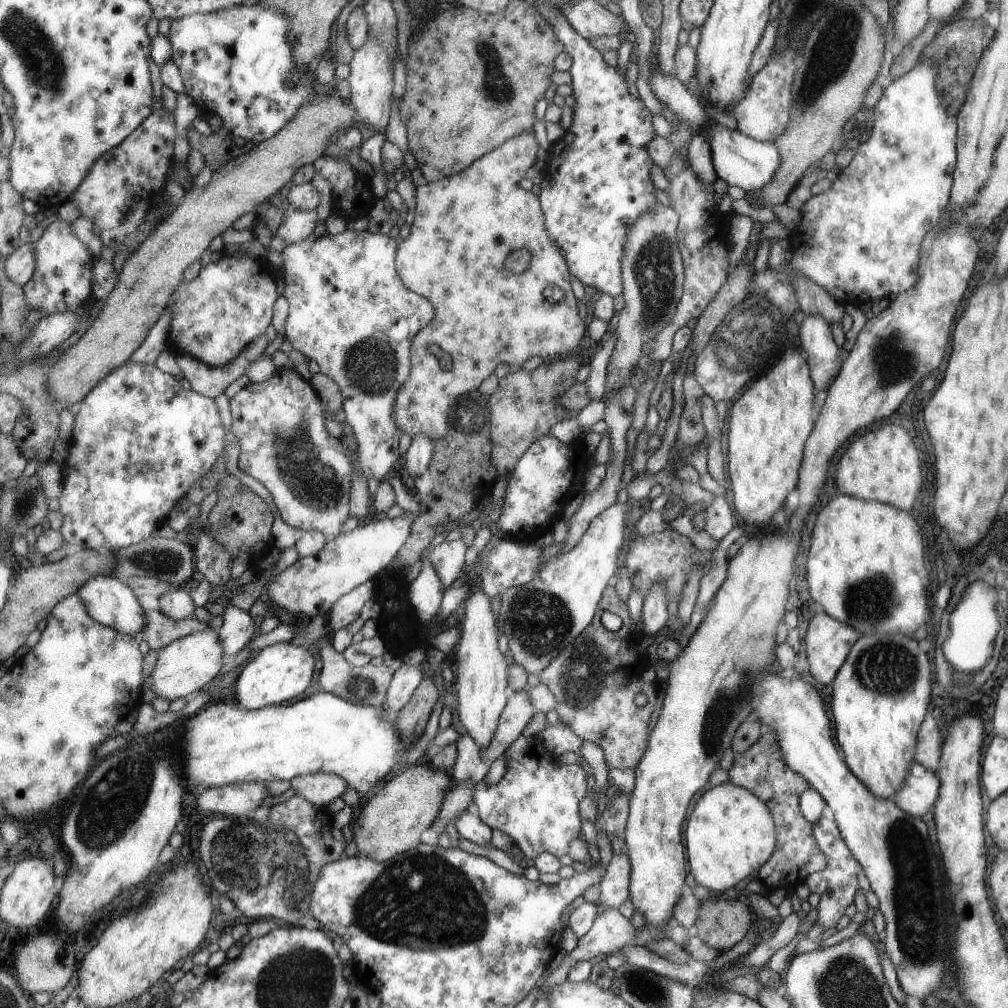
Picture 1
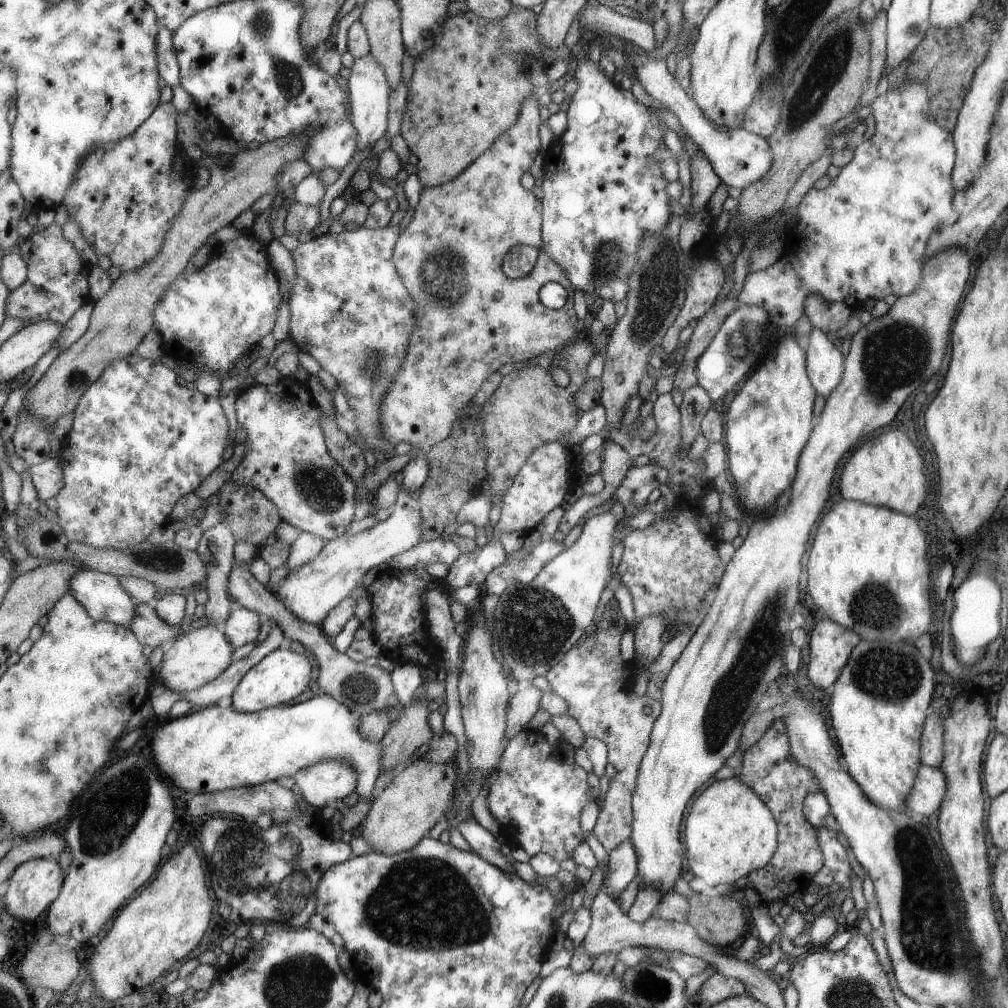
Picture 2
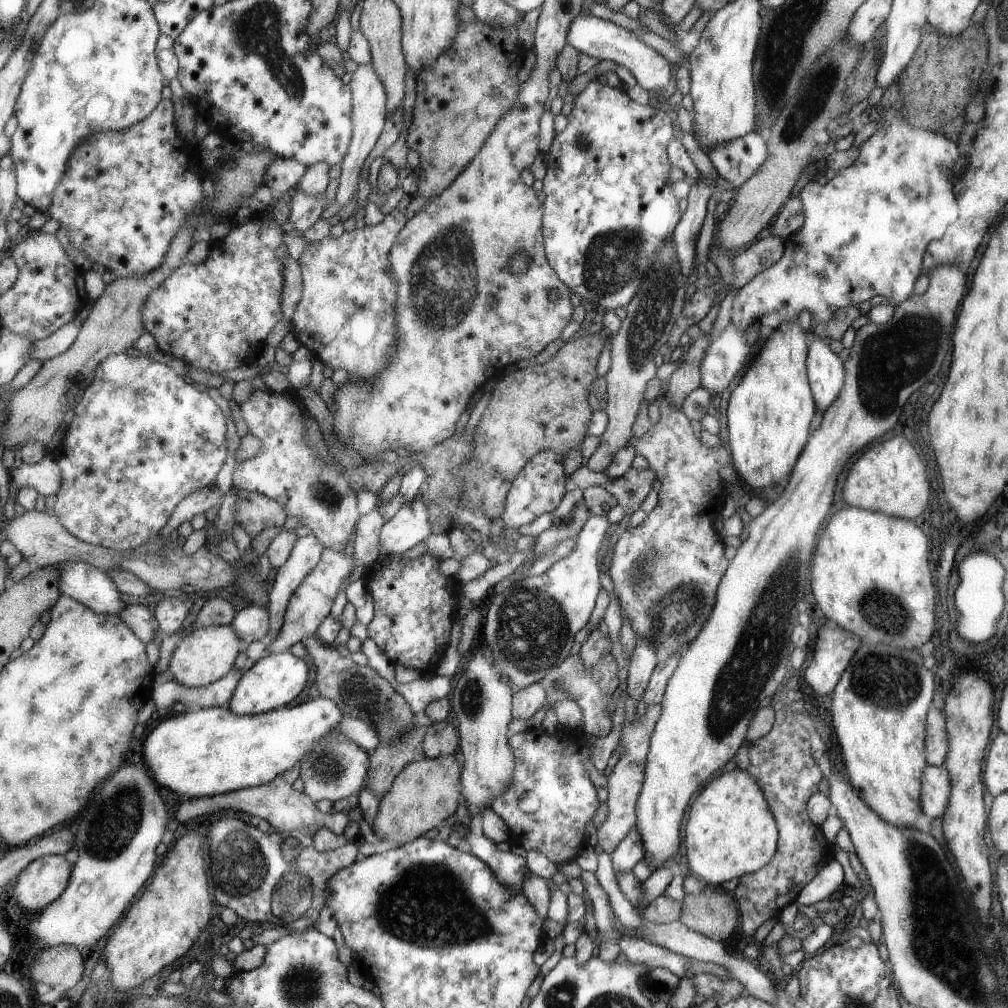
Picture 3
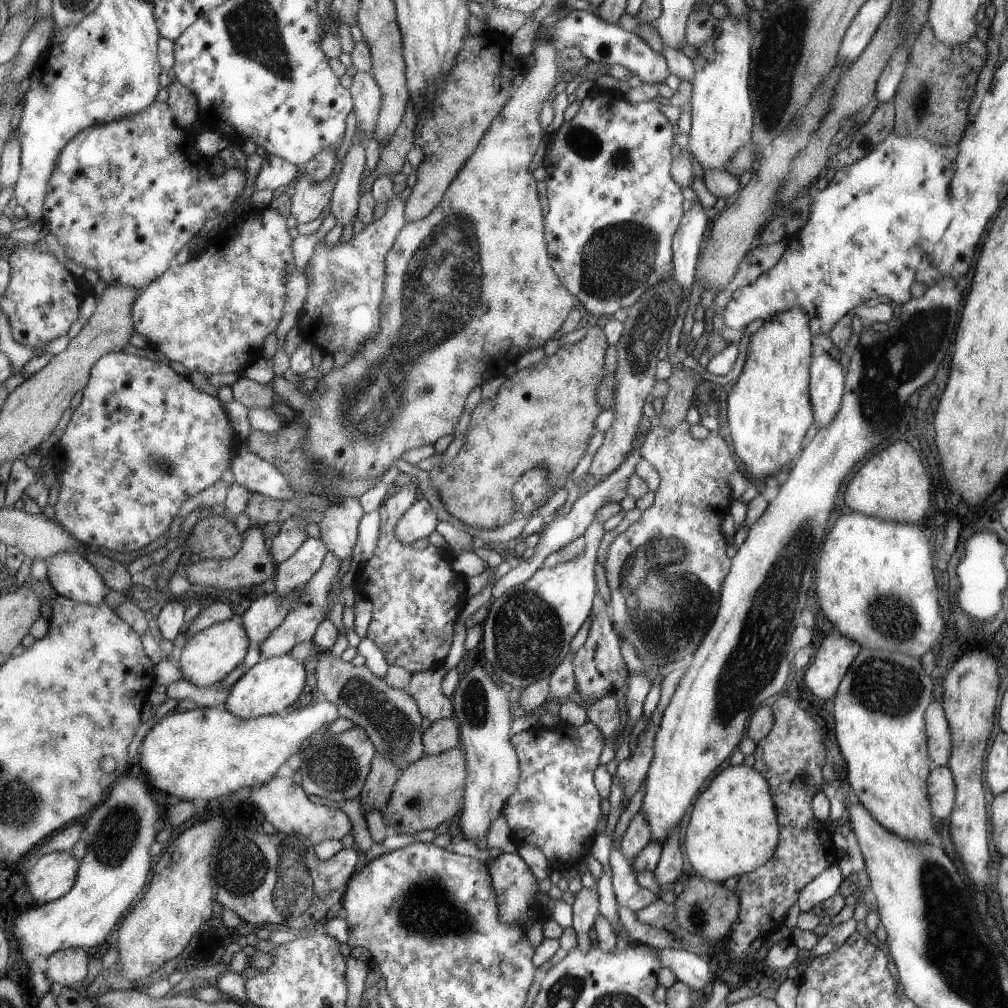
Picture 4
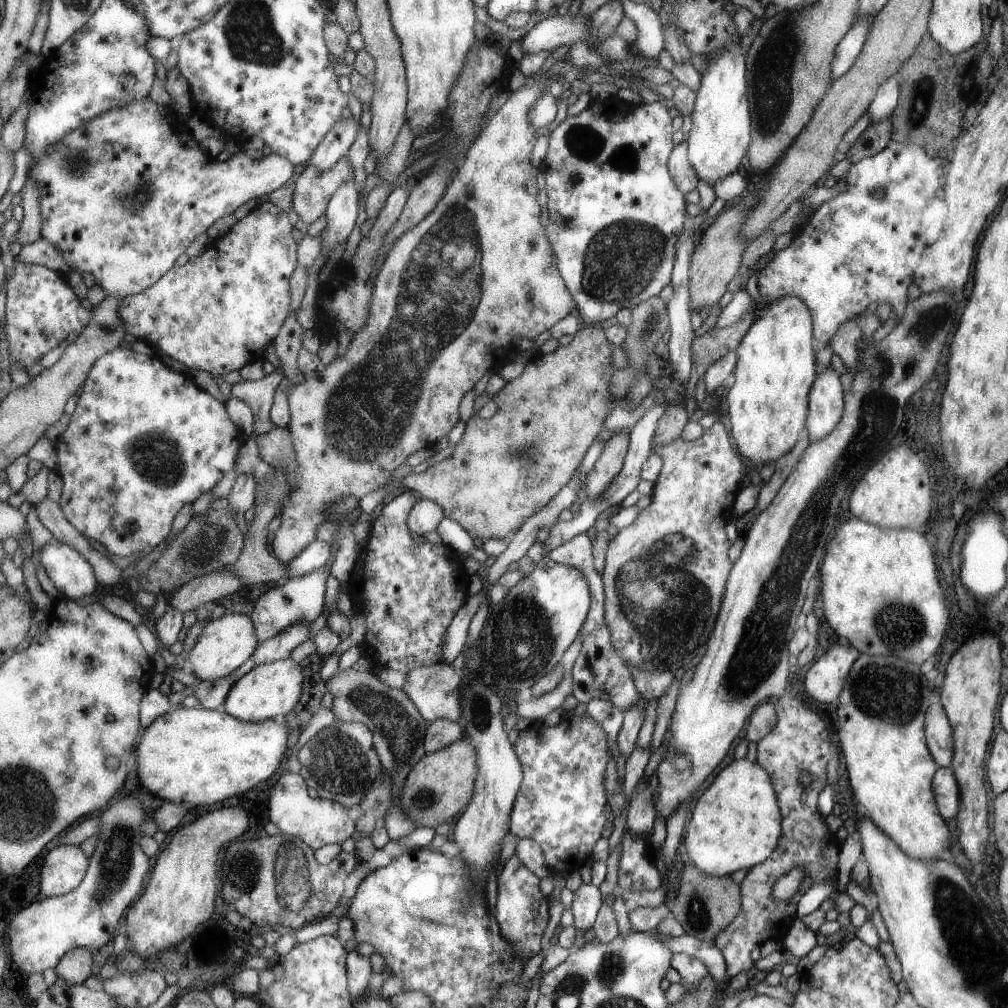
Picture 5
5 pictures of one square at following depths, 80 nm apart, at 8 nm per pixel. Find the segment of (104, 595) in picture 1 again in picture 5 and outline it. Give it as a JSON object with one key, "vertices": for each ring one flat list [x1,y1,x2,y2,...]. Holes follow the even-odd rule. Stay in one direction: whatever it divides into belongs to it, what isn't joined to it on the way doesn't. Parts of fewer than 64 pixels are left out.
{"vertices":[[57,539,46,544,39,553,40,564,55,584,60,597,67,599,91,596,97,590,94,566,85,555]]}

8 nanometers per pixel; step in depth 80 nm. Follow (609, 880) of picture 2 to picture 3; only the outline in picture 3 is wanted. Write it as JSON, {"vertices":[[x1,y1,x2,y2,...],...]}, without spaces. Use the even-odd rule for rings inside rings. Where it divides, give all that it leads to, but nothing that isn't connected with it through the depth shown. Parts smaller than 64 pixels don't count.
{"vertices":[[635,826,618,842,617,849,609,856,614,874,631,871,636,862,644,856,643,838]]}

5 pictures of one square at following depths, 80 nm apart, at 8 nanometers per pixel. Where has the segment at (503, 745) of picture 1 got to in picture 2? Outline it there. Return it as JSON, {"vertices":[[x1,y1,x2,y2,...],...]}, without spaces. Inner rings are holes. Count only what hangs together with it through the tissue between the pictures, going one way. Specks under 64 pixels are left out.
{"vertices":[[532,684,521,685,508,702,506,738,508,741,517,731,520,731,535,716,540,709,539,699,542,692]]}

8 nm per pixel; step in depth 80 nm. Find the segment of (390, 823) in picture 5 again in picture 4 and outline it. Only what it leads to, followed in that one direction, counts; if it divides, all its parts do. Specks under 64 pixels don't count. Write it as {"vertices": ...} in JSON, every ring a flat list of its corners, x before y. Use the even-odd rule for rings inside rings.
{"vertices":[[315,650,319,661,318,664,318,687,323,694,323,698,335,703,338,706,341,717,349,719,353,724,359,725,372,742,374,749,380,753,385,753,390,761,393,761,398,768,398,774,407,768,413,761,423,756,421,735,420,712,416,702,403,689,396,689,389,686,383,678,373,675,365,665,353,666,351,662,345,662,338,658,331,658,329,651,321,652]]}

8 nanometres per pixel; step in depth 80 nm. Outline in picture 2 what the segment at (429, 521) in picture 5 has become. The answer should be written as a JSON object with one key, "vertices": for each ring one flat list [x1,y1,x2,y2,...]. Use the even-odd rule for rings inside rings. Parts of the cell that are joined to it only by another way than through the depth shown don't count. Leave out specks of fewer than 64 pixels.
{"vertices":[[400,488,388,518,351,537,345,535,327,542,310,563,289,572,279,582,277,596,295,616,321,627,329,613,357,588,364,572,420,542,422,528,419,523,419,505,415,500]]}

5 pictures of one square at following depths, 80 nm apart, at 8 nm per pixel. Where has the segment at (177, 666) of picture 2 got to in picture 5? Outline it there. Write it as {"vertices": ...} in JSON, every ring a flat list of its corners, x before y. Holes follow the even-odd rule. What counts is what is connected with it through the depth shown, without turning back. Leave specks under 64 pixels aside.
{"vertices":[[227,612,206,624,203,634,199,637,197,644,190,650,187,660,192,664,193,673,198,676,199,680,217,680,233,674,249,658,253,658,260,644,258,632,251,615]]}

